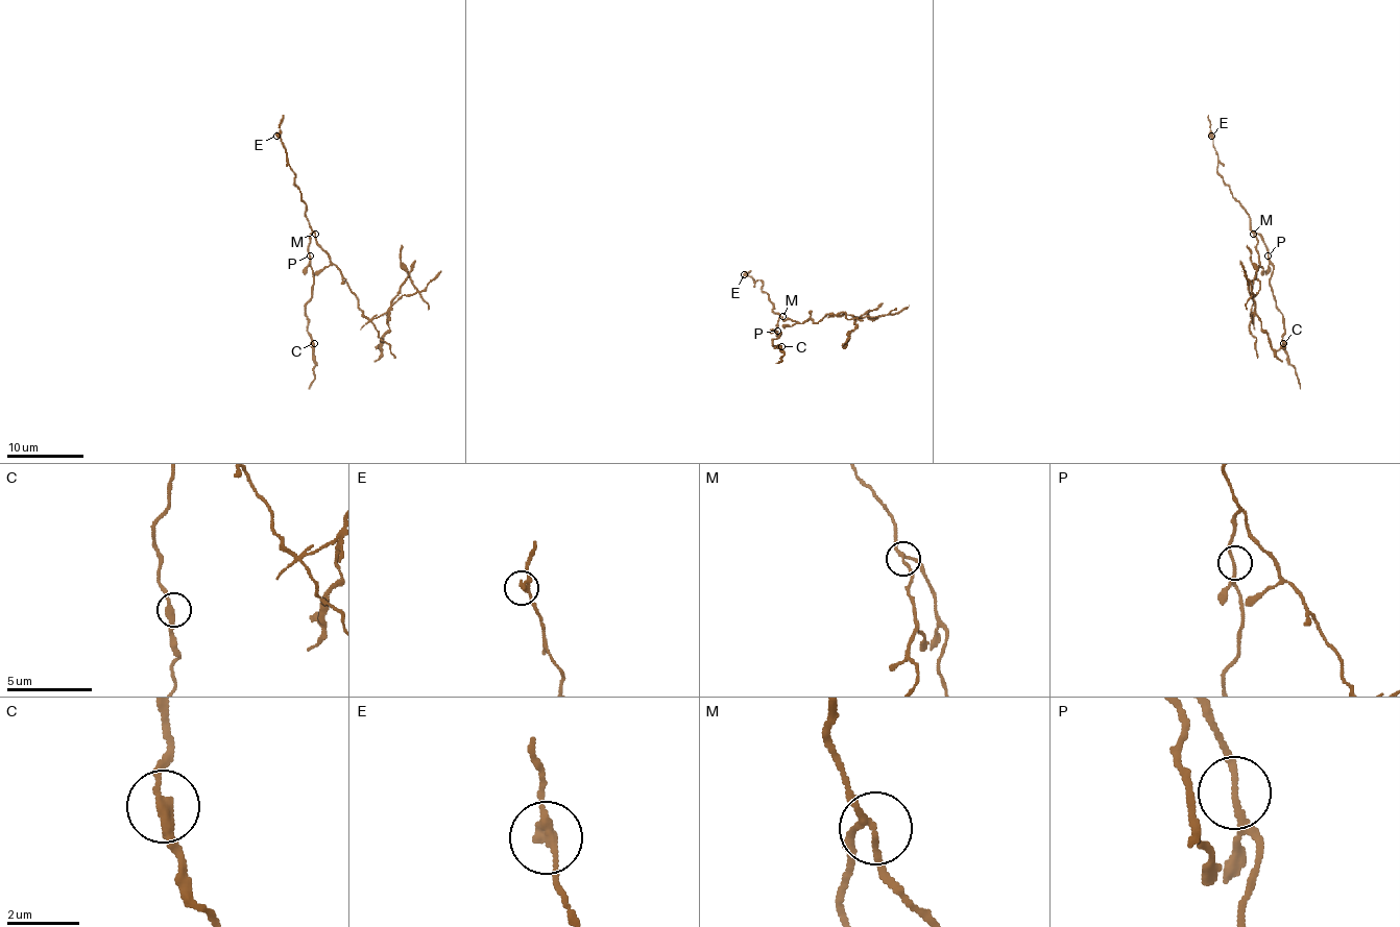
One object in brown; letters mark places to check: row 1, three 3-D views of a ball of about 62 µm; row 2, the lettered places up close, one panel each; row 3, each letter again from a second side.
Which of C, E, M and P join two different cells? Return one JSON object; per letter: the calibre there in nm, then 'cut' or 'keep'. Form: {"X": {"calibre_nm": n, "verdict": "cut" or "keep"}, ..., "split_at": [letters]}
{"C": {"calibre_nm": 320, "verdict": "keep"}, "E": {"calibre_nm": 240, "verdict": "keep"}, "M": {"calibre_nm": 150, "verdict": "cut"}, "P": {"calibre_nm": 140, "verdict": "keep"}, "split_at": ["M"]}

